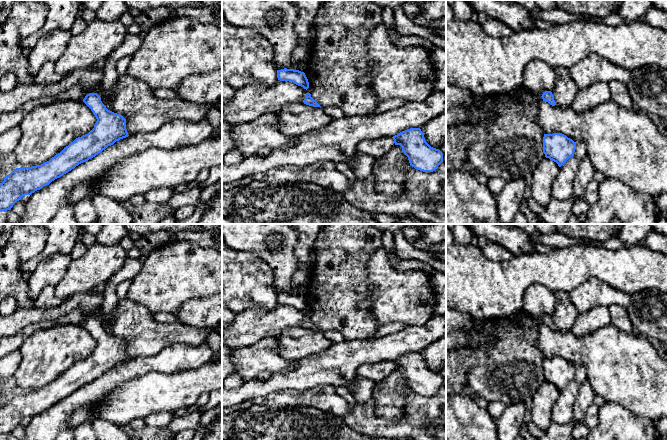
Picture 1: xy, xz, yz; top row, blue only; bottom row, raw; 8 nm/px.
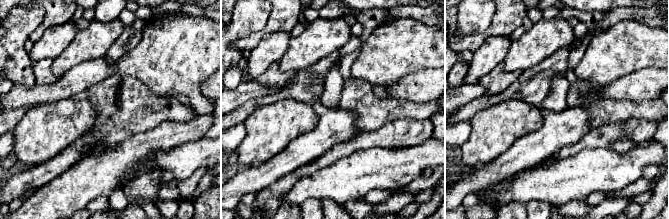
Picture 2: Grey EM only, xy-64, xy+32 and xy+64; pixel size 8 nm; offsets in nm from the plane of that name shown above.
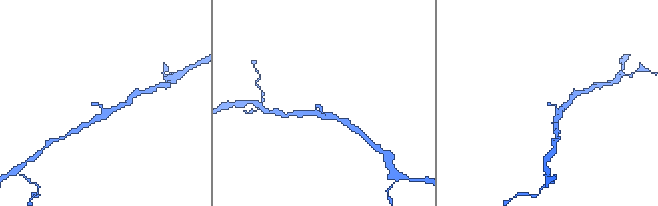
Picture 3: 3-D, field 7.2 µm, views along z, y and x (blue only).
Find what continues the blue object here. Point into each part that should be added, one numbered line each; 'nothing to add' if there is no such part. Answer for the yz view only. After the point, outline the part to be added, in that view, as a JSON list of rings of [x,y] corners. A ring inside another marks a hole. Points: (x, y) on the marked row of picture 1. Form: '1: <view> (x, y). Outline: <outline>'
nothing to add

